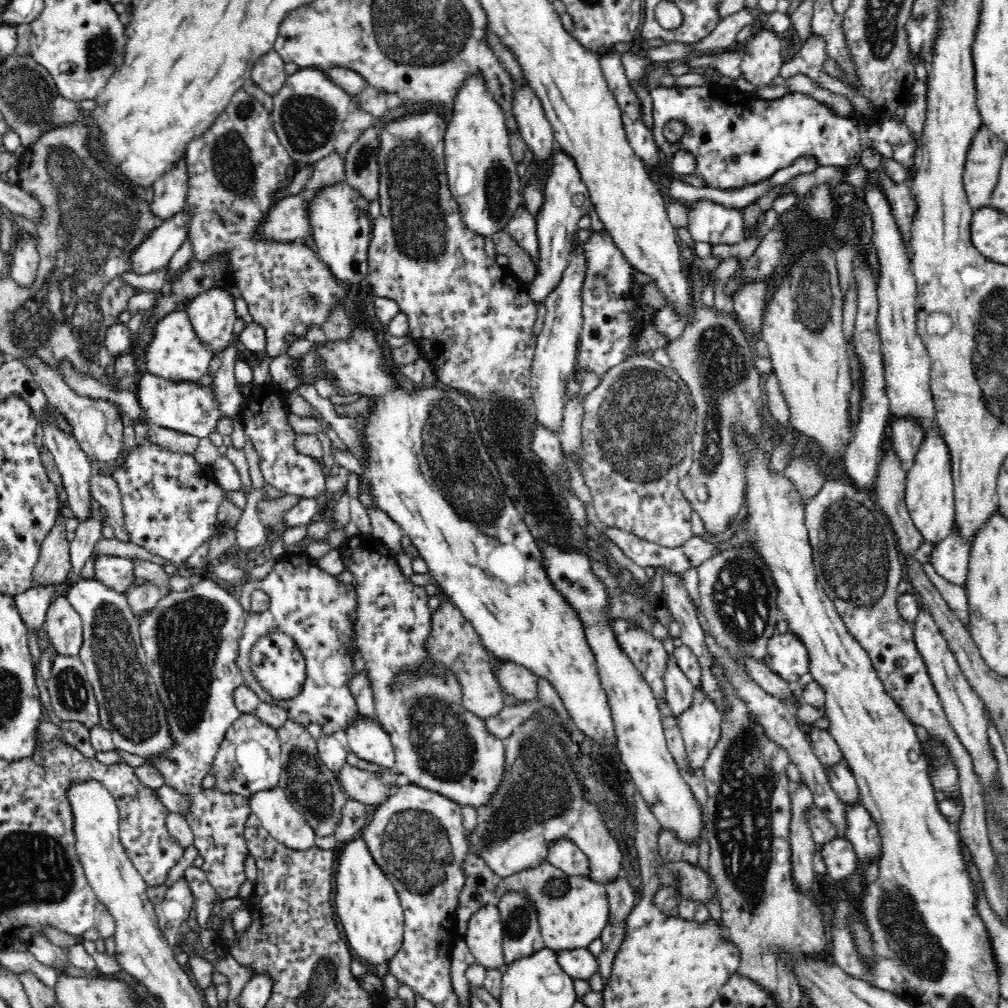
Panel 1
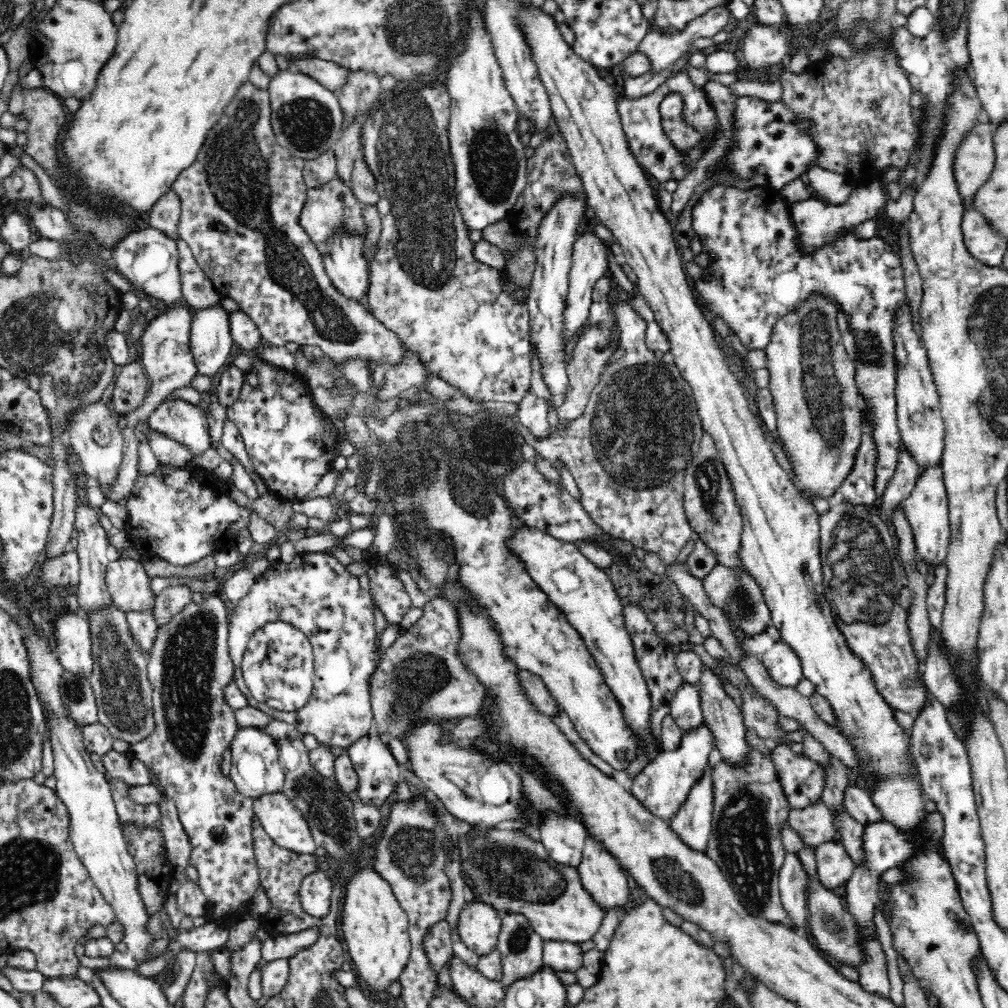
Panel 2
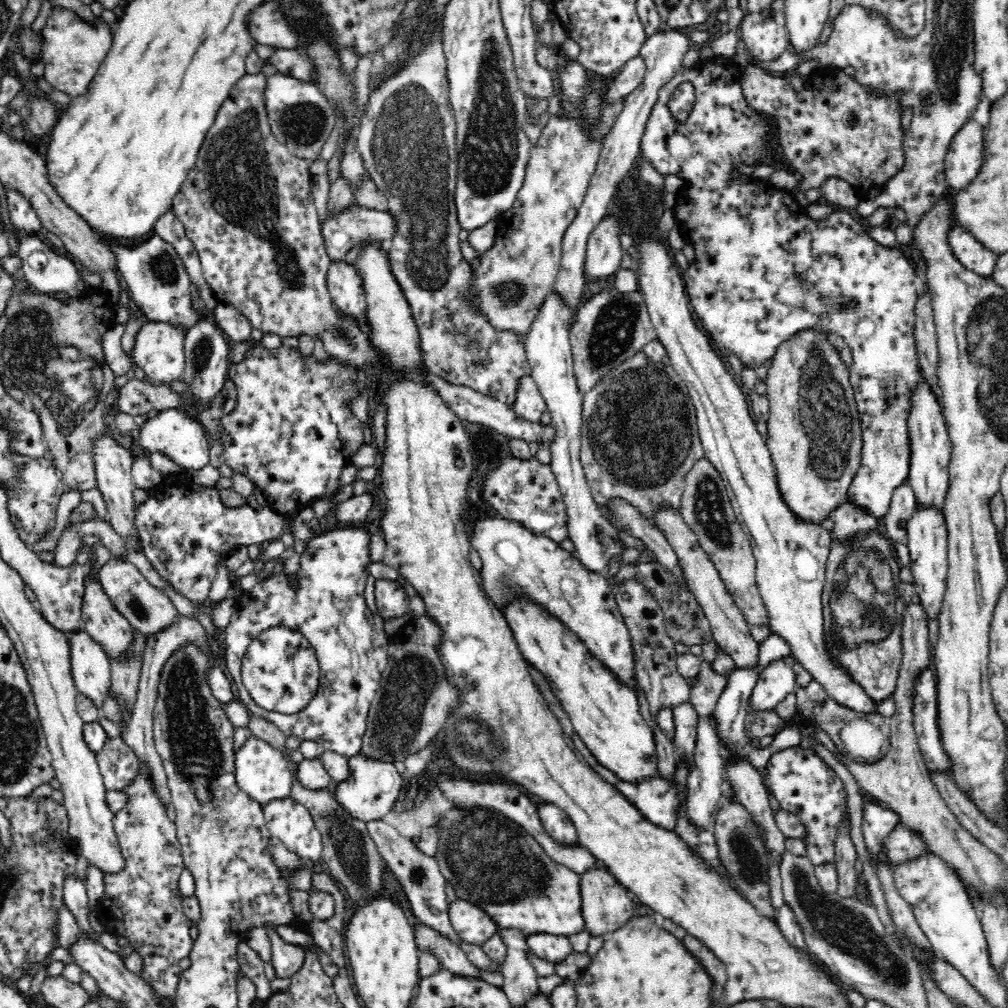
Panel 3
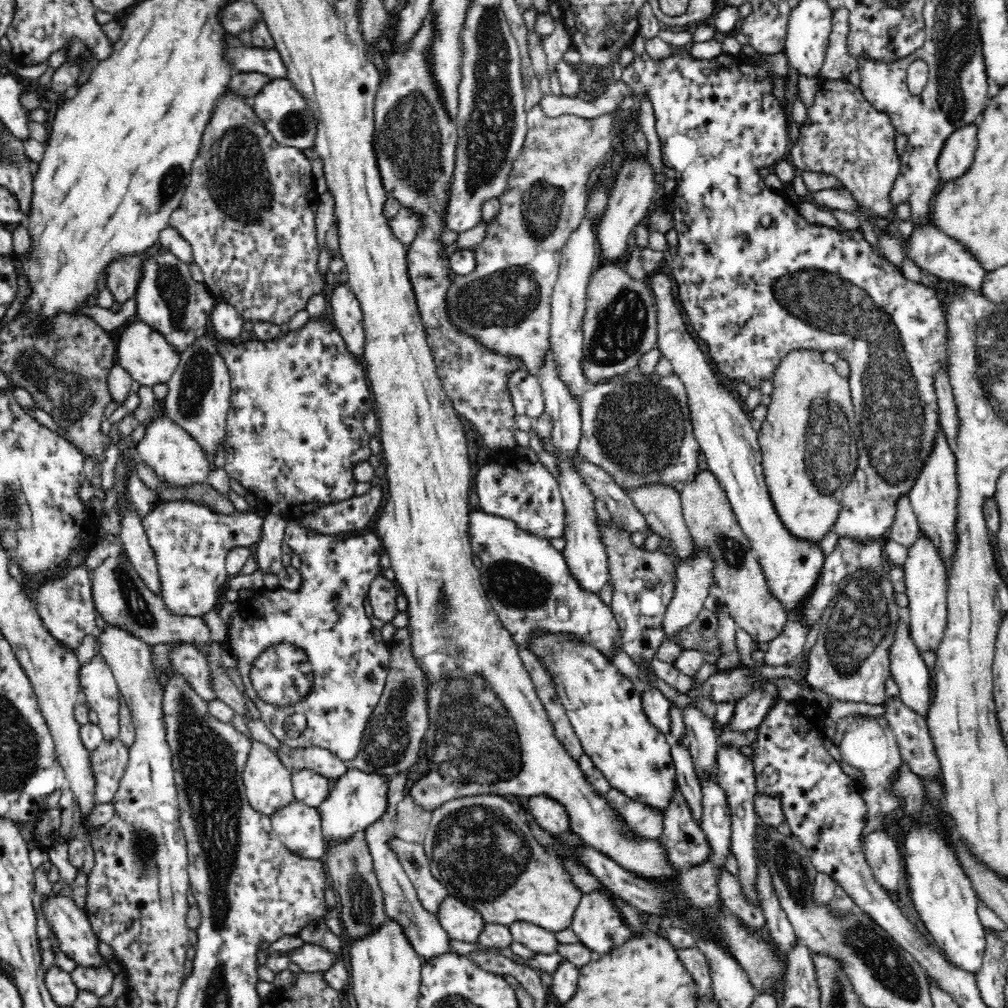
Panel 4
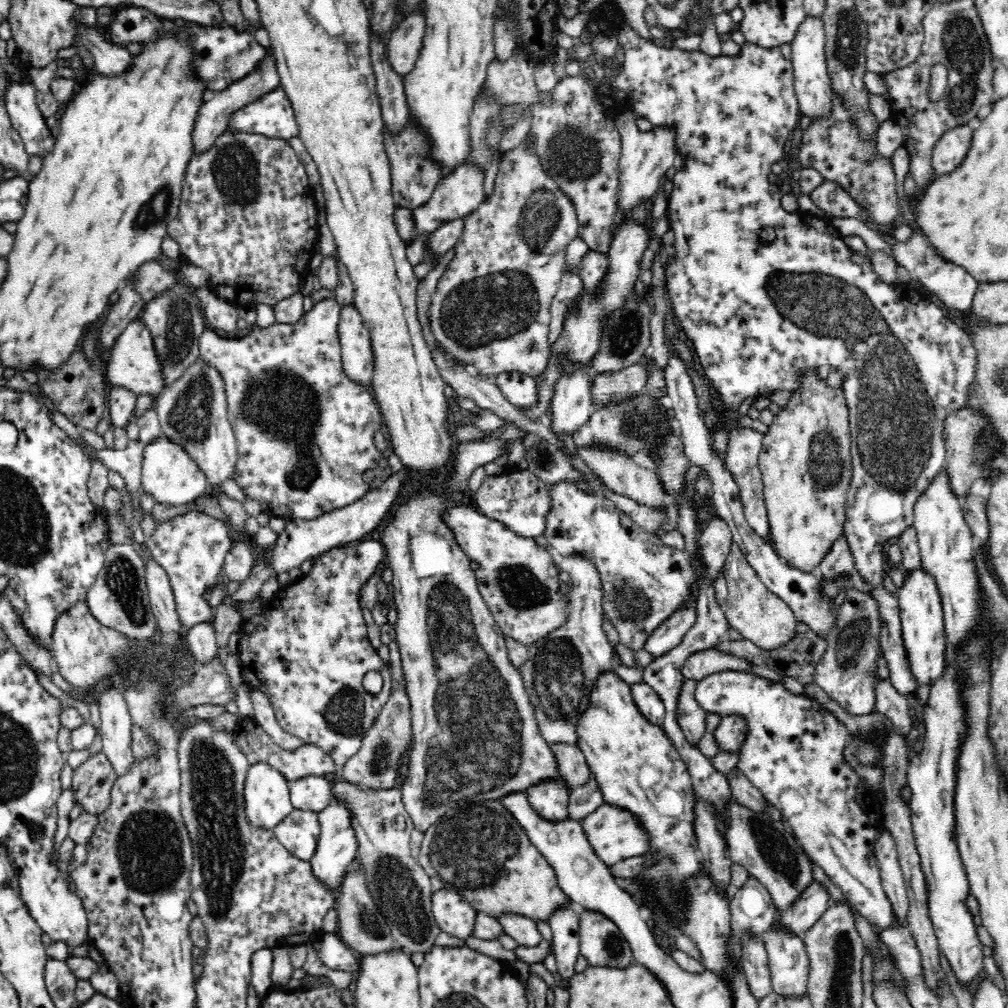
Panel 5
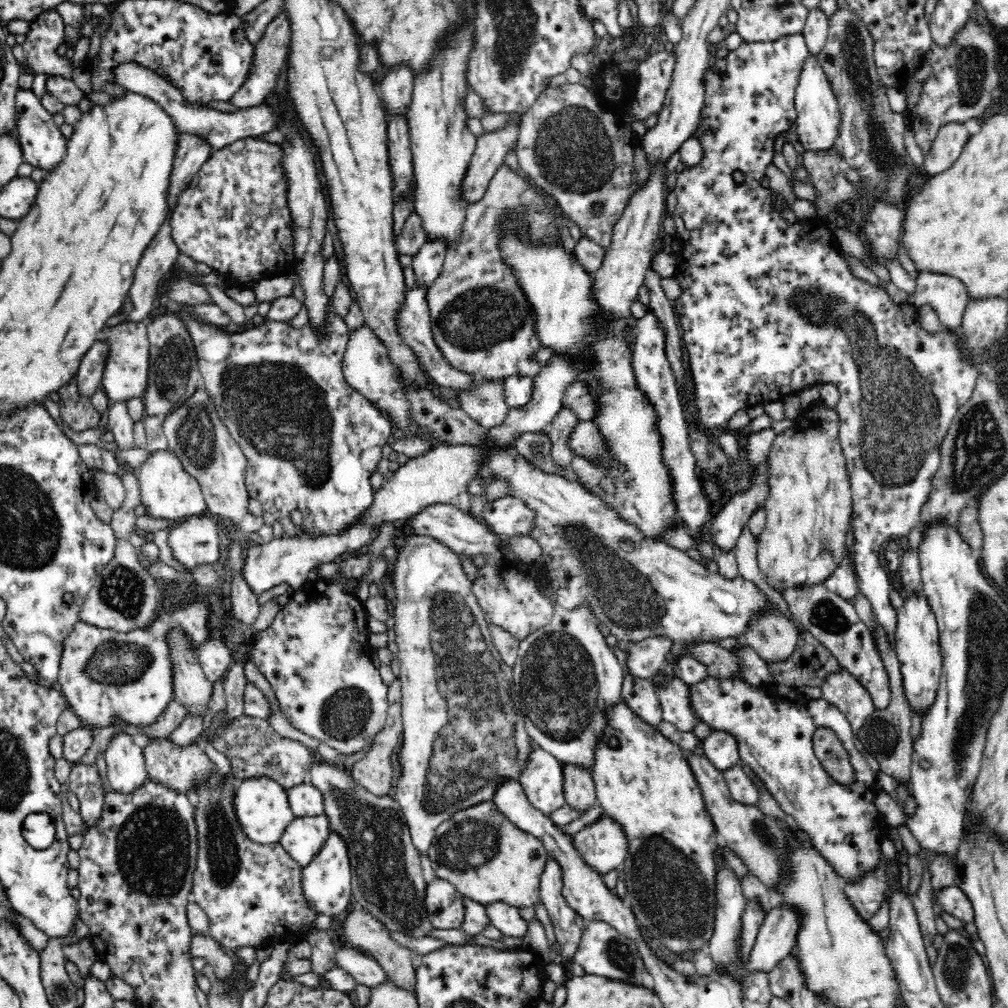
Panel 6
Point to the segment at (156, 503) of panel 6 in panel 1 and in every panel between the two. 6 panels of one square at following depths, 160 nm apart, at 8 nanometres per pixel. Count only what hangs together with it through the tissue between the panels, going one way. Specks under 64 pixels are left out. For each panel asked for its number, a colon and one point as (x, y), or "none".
1: (188, 407)
2: (186, 423)
3: (177, 433)
4: (176, 457)
5: (168, 473)

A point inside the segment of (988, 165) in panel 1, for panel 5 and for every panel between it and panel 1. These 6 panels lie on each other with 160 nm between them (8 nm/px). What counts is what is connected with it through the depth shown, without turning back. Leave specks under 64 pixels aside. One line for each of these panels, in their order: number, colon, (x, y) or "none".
2: (974, 164)
3: (965, 157)
4: (957, 156)
5: (950, 151)

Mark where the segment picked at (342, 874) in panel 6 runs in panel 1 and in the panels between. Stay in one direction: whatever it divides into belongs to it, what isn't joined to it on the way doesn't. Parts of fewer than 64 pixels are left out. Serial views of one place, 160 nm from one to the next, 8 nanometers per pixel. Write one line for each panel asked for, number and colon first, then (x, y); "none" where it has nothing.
1: (368, 741)
2: (378, 769)
3: (370, 793)
4: (357, 799)
5: (337, 846)

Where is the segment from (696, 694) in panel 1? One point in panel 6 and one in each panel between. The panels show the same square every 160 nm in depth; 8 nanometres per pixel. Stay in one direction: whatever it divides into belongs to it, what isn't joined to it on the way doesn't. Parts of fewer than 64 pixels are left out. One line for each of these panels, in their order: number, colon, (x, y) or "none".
2: (664, 784)
3: (661, 799)
4: (647, 820)
5: (616, 833)
6: (604, 844)

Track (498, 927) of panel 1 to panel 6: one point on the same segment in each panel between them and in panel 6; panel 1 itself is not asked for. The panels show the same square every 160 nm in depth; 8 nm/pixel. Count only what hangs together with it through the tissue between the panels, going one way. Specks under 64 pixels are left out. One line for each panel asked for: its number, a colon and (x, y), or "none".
2: (479, 924)
3: (471, 923)
4: (462, 922)
5: (454, 915)
6: (445, 905)

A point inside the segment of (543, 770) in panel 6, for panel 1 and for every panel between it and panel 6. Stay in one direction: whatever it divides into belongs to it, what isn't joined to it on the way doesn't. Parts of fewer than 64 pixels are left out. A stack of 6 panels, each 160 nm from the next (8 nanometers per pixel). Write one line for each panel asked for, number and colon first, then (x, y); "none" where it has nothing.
1: (564, 855)
2: (563, 838)
3: (558, 826)
4: (551, 815)
5: (550, 800)

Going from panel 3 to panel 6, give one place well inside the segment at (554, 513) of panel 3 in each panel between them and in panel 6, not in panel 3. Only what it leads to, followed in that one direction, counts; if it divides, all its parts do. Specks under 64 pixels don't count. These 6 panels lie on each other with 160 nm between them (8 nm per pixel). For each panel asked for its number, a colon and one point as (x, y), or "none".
4: (527, 493)
5: (520, 499)
6: (509, 515)

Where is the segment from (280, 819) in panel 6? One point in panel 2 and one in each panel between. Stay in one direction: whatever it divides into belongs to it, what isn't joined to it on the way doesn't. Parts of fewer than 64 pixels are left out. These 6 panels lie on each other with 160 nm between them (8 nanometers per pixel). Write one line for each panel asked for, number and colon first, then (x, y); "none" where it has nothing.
2: (256, 769)
3: (261, 772)
4: (268, 784)
5: (267, 798)

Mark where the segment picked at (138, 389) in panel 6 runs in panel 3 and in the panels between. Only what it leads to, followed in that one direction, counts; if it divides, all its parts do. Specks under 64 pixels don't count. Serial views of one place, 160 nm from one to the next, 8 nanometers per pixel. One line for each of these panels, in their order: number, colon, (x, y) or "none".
3: (159, 349)
4: (150, 359)
5: (132, 362)

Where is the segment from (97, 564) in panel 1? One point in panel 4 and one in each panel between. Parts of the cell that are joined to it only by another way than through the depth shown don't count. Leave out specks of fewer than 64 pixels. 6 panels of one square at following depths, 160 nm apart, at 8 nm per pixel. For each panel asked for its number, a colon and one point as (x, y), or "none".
2: (128, 582)
3: (148, 609)
4: (121, 596)

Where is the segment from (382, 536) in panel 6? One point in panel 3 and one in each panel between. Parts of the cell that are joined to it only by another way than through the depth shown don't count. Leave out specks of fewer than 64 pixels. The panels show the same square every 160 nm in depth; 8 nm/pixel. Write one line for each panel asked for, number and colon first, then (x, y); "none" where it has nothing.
3: (325, 601)
4: (326, 616)
5: (307, 649)

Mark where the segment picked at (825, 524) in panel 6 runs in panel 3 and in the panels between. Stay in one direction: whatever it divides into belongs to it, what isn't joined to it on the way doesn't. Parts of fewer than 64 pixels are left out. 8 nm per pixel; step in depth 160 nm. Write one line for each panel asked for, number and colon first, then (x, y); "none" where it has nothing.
3: (814, 432)
4: (809, 438)
5: (805, 459)

